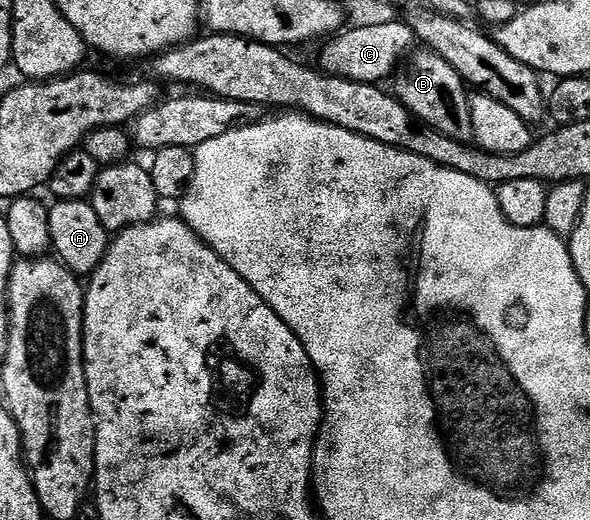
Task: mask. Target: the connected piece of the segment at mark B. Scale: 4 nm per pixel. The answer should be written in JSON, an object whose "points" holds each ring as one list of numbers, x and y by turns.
{"points":[[418,49,399,66,393,76,392,94,420,121,432,129,452,137,458,143,470,143,474,138,472,117,470,116,470,95,467,84,463,83,460,73,448,65,440,56,429,49]]}

